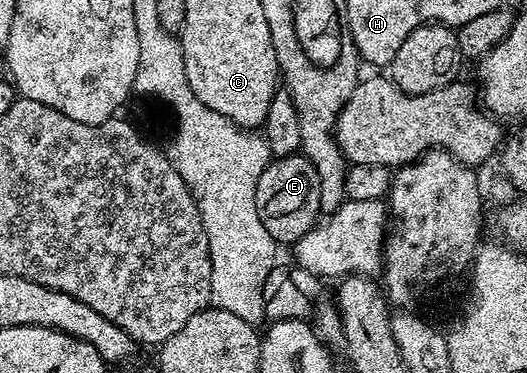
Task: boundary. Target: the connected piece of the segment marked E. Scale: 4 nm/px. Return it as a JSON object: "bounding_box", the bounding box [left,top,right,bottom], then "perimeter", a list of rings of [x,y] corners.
{"bounding_box":[255,153,319,245],"perimeter":[[[300,153],[274,158],[265,168],[255,185],[255,209],[259,221],[278,245],[296,245],[319,221],[319,173],[307,156]]]}

